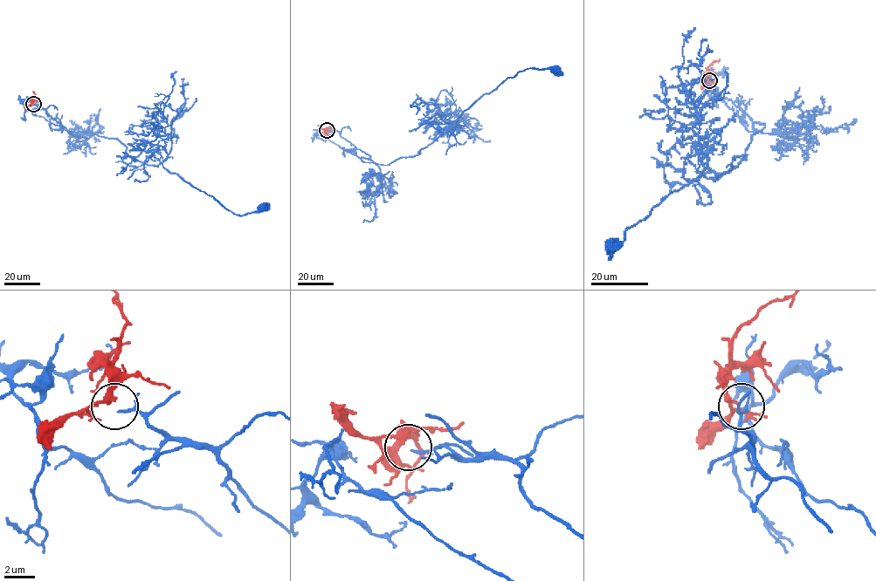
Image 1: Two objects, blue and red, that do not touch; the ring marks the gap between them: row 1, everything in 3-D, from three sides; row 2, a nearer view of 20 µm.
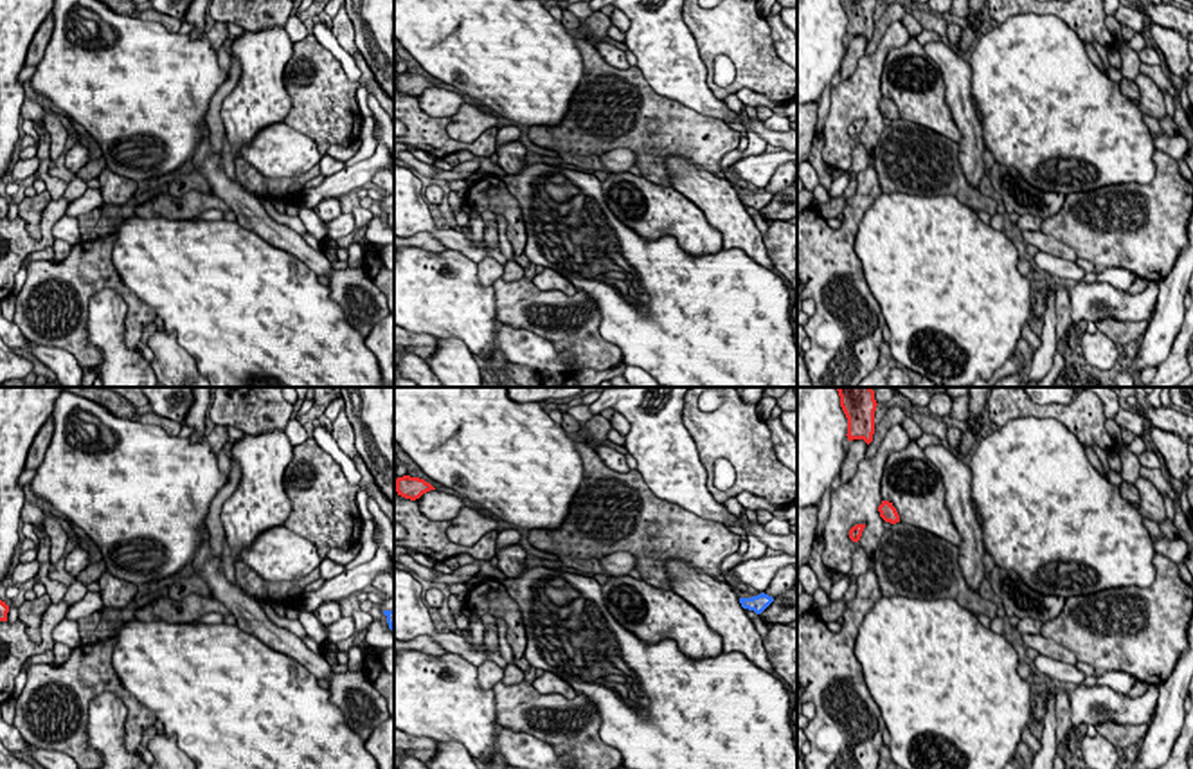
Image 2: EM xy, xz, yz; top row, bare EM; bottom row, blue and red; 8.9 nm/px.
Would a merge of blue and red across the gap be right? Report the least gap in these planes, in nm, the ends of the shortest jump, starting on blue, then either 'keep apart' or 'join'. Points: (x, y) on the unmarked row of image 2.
2900 nm | xz (740, 195), (434, 85) | join

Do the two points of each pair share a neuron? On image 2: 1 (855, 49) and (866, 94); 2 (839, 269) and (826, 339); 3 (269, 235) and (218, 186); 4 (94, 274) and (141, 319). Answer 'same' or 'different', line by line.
1: different
2: same
3: same
4: same

